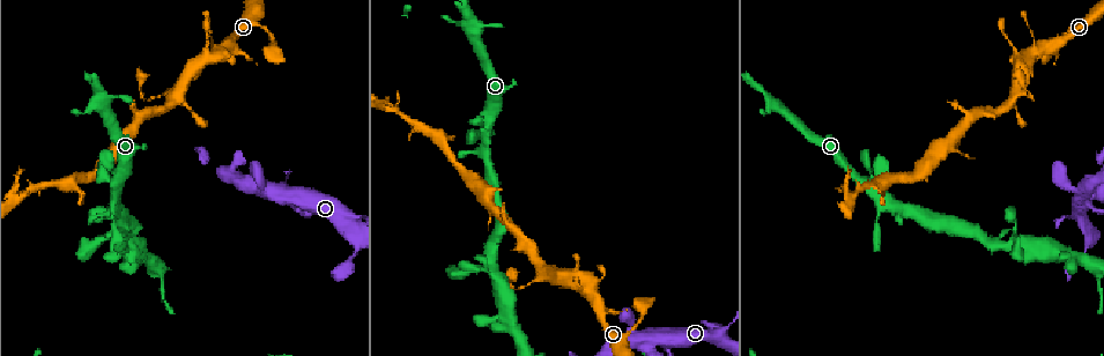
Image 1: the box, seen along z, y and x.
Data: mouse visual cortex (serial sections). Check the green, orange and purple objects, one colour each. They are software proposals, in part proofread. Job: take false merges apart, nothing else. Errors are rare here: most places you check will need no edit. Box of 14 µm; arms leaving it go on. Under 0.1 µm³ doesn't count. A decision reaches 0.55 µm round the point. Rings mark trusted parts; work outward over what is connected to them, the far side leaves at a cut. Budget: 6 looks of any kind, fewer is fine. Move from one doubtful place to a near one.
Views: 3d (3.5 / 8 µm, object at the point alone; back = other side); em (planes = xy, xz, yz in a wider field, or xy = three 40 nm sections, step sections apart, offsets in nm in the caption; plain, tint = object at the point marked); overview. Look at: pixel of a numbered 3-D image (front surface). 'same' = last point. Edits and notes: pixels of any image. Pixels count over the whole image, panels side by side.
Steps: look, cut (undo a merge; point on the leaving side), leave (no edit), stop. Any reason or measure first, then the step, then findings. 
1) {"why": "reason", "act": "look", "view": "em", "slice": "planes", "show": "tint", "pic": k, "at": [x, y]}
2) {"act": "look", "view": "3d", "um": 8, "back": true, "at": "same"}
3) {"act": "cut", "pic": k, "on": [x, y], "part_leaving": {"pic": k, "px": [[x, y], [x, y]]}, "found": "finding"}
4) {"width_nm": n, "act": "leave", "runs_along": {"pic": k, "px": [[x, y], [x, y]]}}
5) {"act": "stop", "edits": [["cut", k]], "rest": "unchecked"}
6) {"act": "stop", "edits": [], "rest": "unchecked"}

{"act": "look", "view": "3d", "um": 3.5, "pic": 1, "at": [635, 339]}

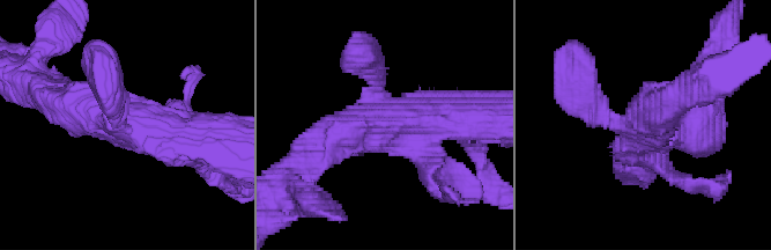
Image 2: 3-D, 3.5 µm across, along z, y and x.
{"arms": 4, "arm_widths_nm": [350, 350, 500, 500], "why": "now the EM", "act": "look", "view": "em", "slice": "xy", "step": 2, "show": "tint", "pic": 2, "at": [126, 123]}

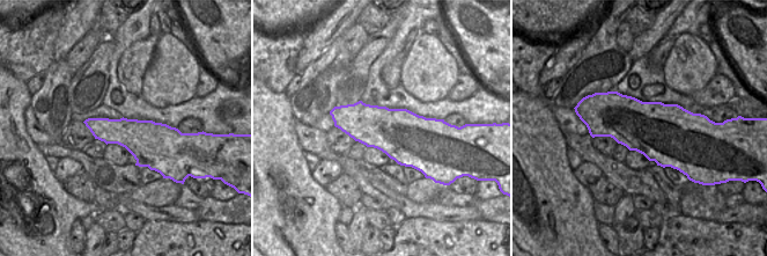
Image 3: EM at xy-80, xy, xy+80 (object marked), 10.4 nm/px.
{"why": "cut it another way", "act": "look", "view": "em", "slice": "xy", "step": 3, "show": "tint", "at": "same"}

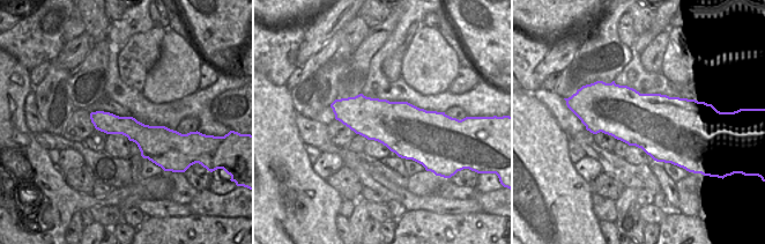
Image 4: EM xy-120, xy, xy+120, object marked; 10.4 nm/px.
{"act": "leave", "runs_along": {"pic": 2, "px": [[198, 144], [56, 101]]}, "found": "all the same cell"}

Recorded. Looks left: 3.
{"why": "narrows sharply", "act": "look", "view": "3d", "um": 3.5, "pic": 1, "at": [488, 272]}

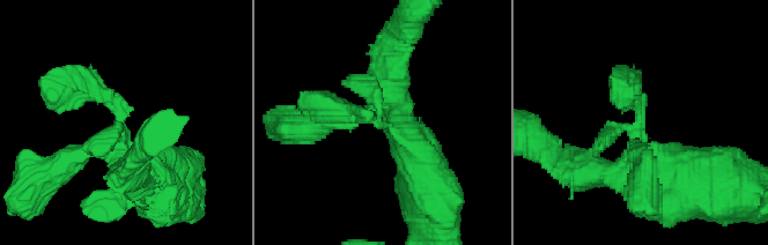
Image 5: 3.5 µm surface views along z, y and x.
{"act": "look", "view": "em", "slice": "xy", "step": 3, "show": "tint", "pic": 5, "at": [379, 122]}

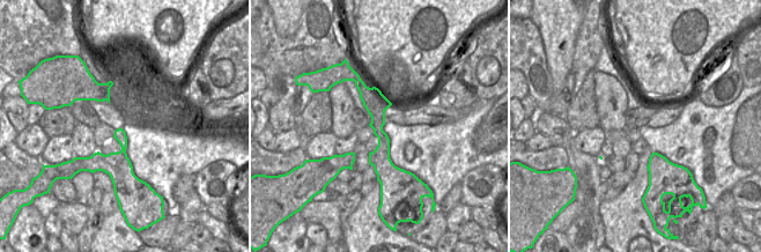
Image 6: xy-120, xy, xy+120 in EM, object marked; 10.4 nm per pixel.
{"act": "leave", "runs_along": {"pic": 5, "px": [[131, 173], [120, 113], [85, 84], [56, 91]]}, "found": "one cell here"}

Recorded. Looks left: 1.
{"act": "stop", "edits": [], "rest": "unchecked"}

